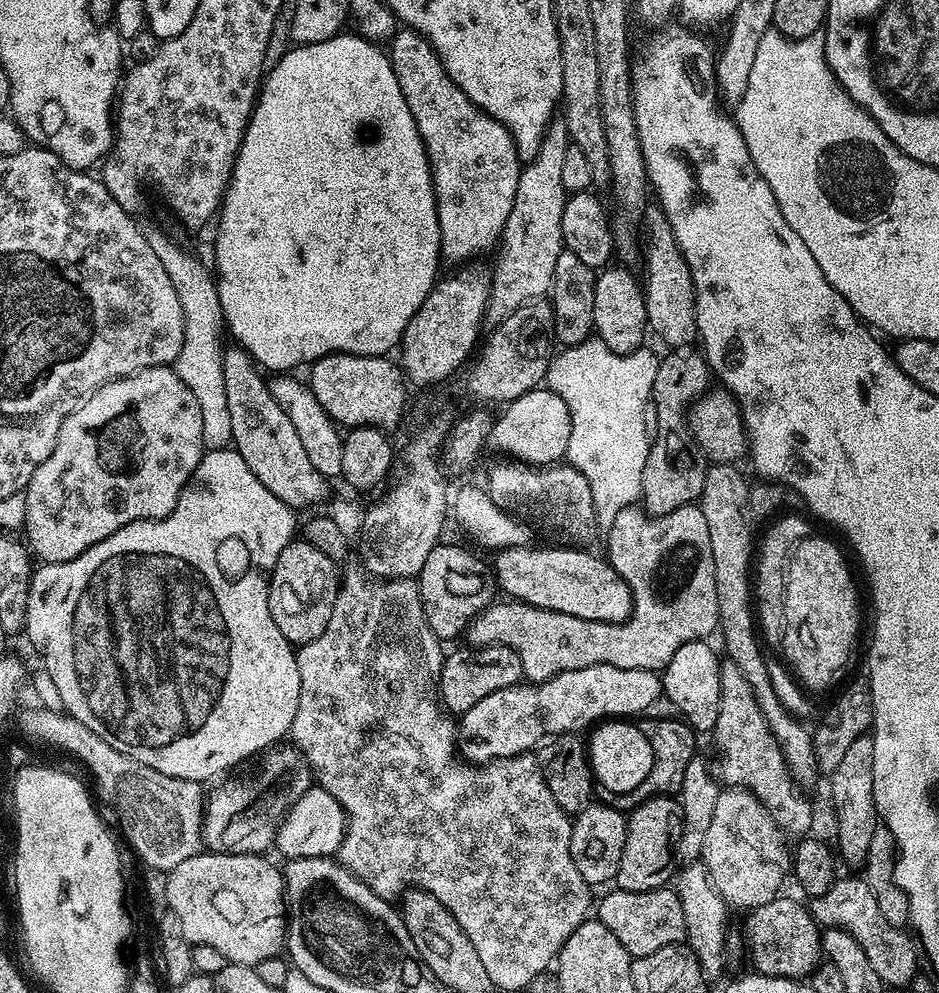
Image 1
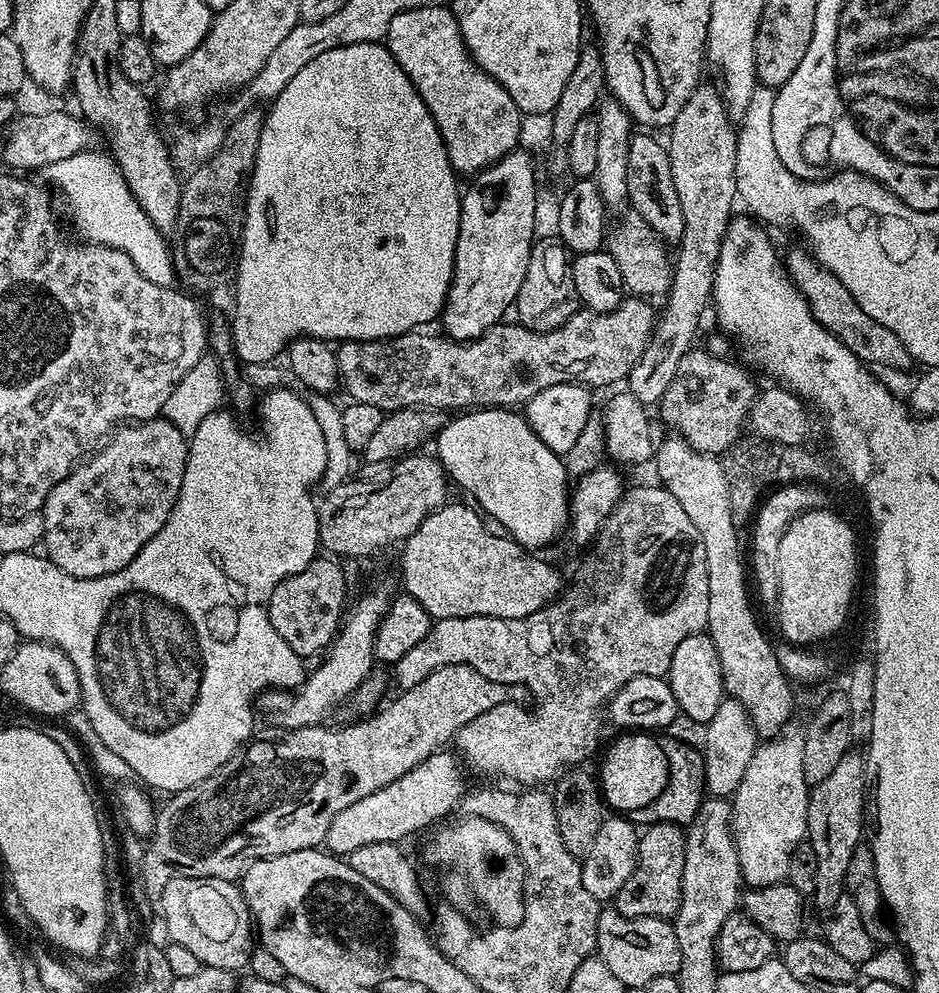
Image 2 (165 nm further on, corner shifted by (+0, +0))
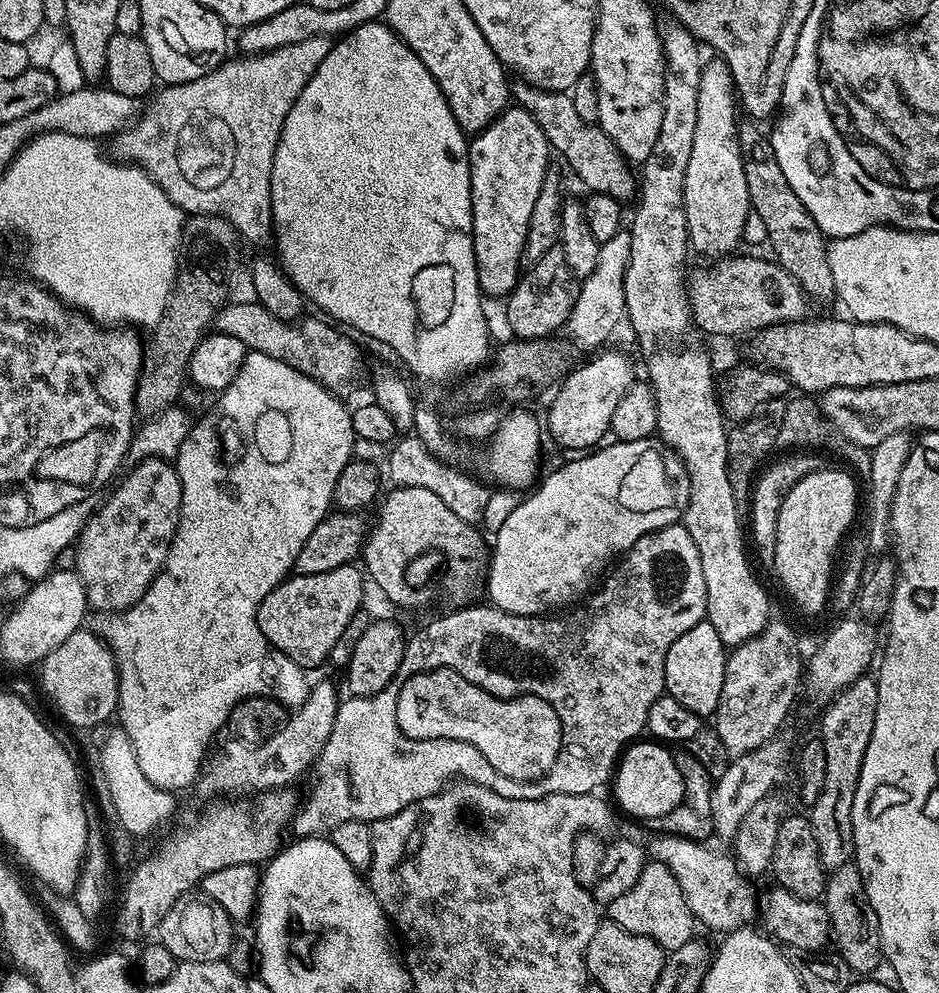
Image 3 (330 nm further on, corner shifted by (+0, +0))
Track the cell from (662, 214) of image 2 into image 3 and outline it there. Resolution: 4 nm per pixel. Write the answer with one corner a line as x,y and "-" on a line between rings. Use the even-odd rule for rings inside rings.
523,82
511,85
510,96
519,107
527,110
530,118
542,126
542,134
546,134
549,149
564,156
572,172
588,187
589,193
609,192
615,200
631,201
638,192
638,176
633,165
624,159
624,155
614,146
614,142
601,130
599,123
587,124
578,118
578,110
574,110
574,102
568,92
545,92
543,88
534,88

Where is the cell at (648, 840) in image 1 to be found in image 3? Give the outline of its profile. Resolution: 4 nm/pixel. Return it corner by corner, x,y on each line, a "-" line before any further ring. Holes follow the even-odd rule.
655,858
645,863
642,874
638,874
638,882
634,882
626,894
621,894
619,898
614,898
614,902
606,905
606,916
622,926
622,930
630,930
630,934
642,934
642,938
658,942
665,953
678,950
678,946
685,945
697,935
698,921
690,906
686,906
678,878
674,878
670,866

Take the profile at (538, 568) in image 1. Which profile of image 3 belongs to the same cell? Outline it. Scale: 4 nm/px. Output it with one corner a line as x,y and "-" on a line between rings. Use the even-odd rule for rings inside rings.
393,487
391,491
379,501
376,525
373,528
371,525
362,549
363,567
371,583
373,580
380,587
386,599
404,608
424,604
428,600
432,552
440,551
444,555
445,594
456,606
475,601
472,599
485,583
490,559
490,544
484,541
485,533
475,523
458,518
432,490

